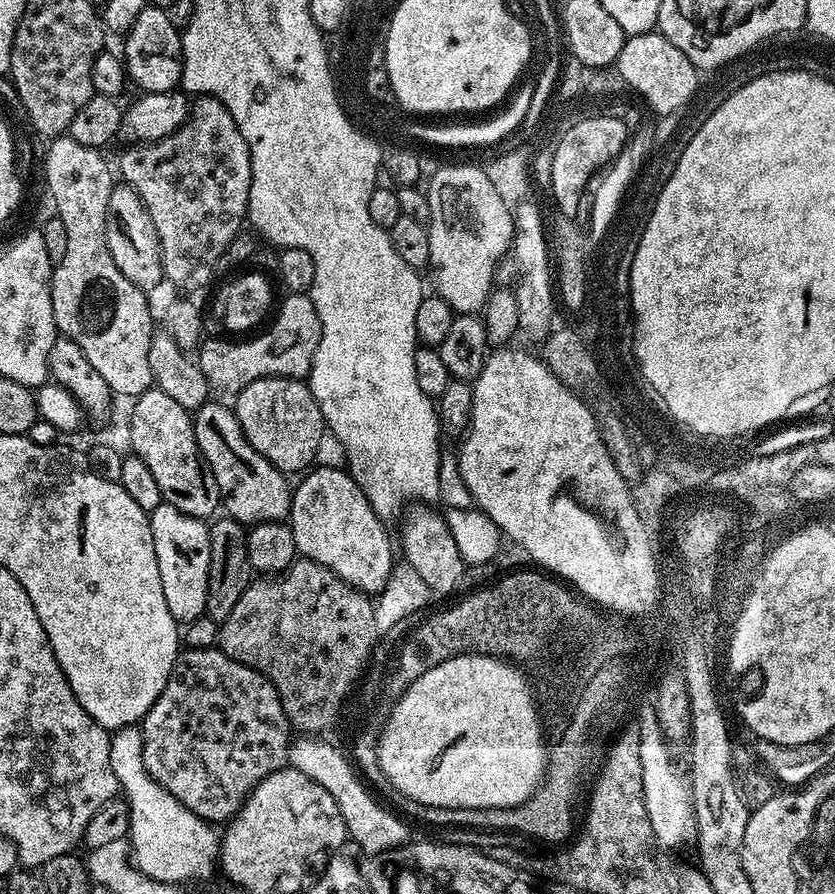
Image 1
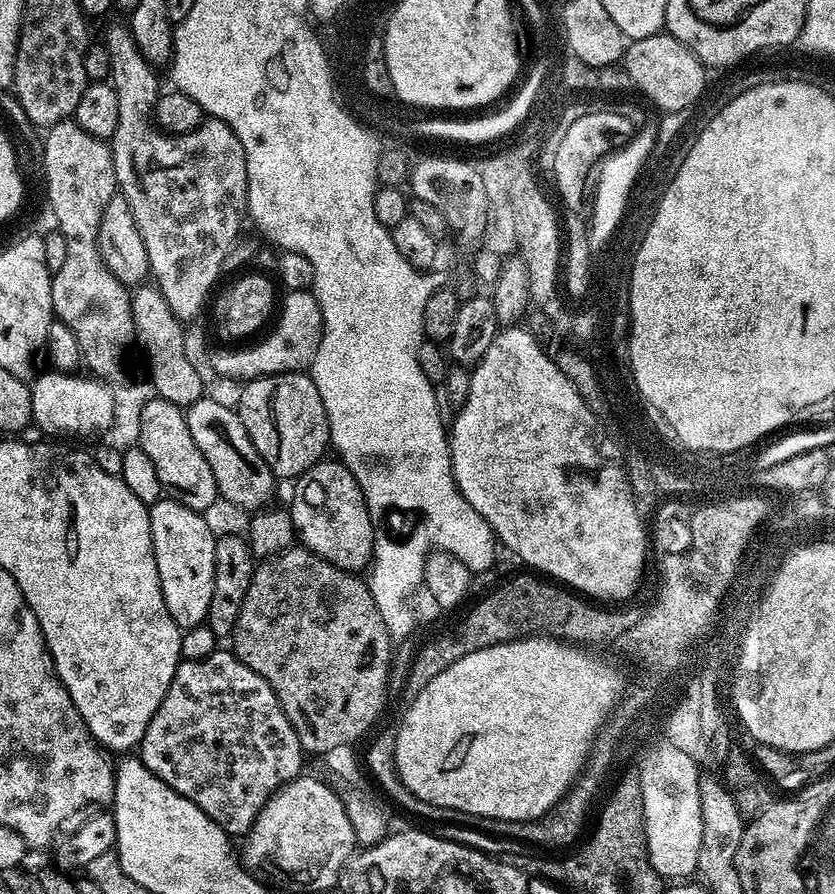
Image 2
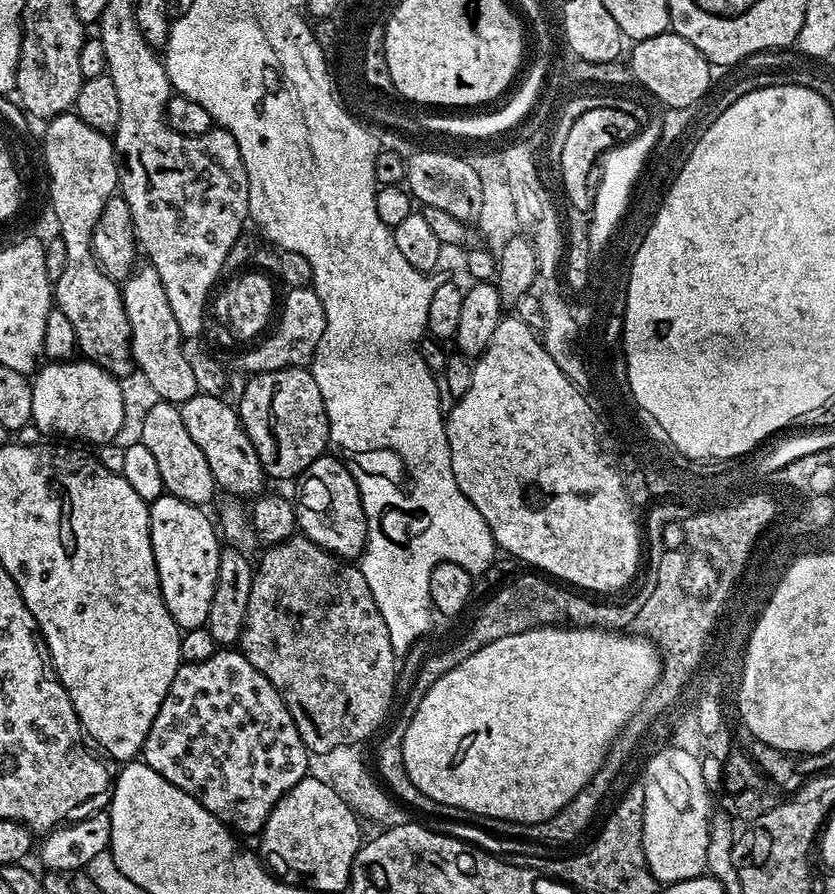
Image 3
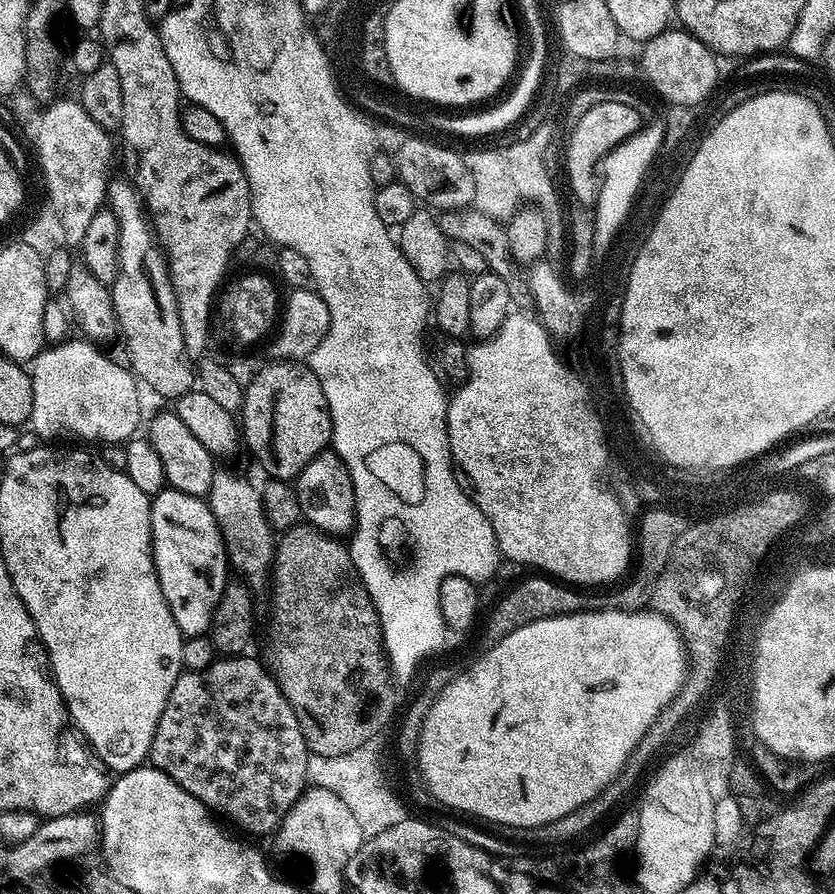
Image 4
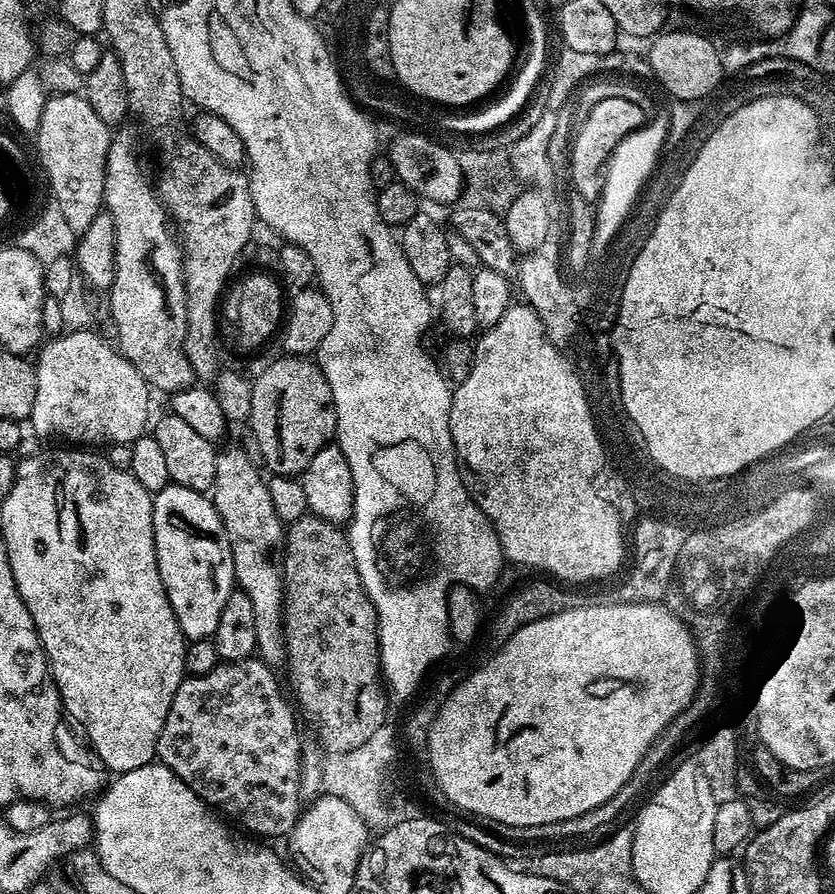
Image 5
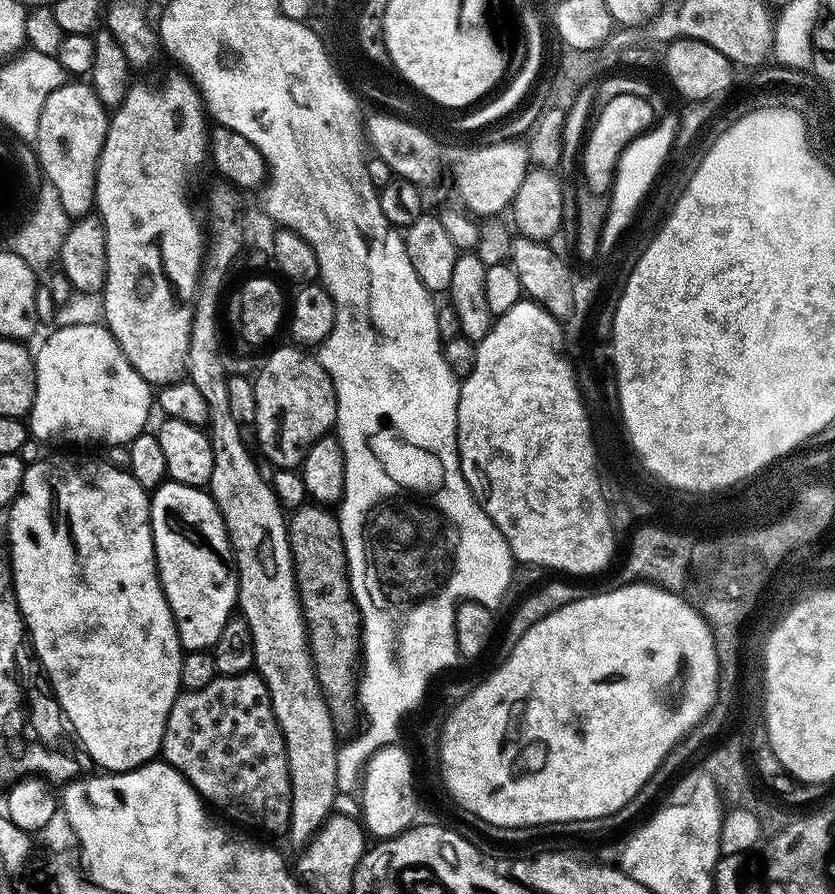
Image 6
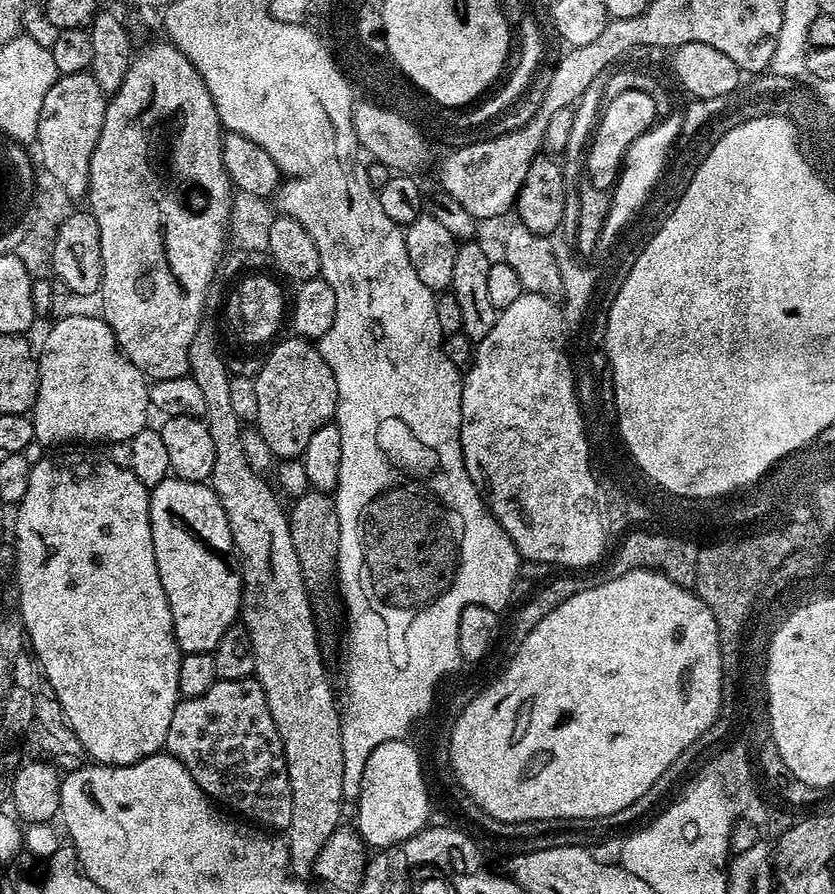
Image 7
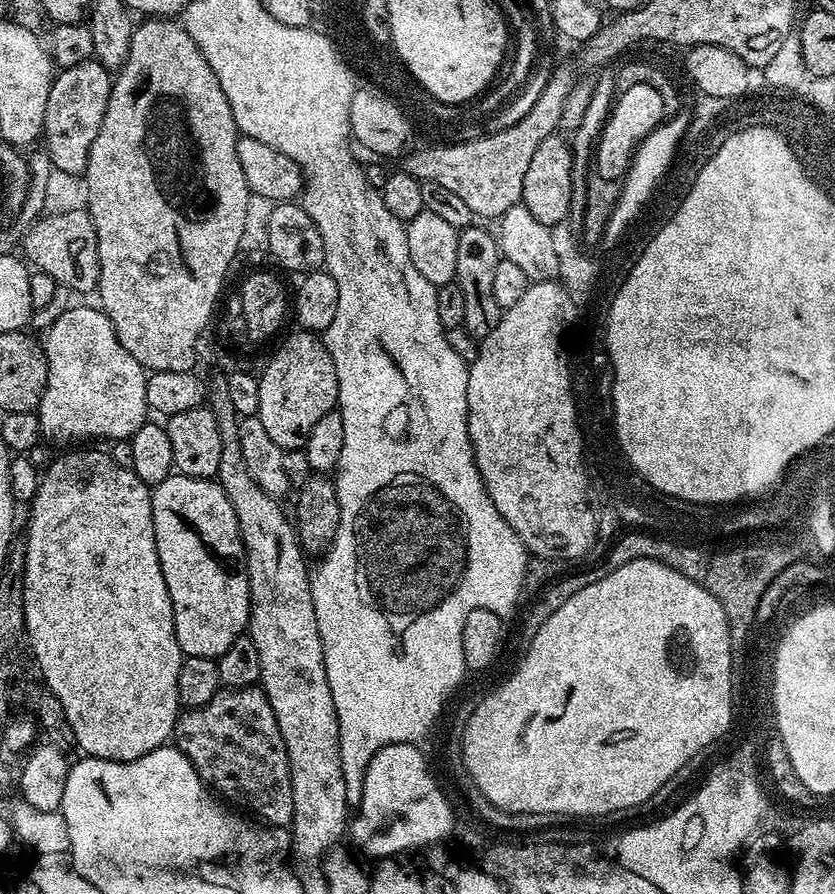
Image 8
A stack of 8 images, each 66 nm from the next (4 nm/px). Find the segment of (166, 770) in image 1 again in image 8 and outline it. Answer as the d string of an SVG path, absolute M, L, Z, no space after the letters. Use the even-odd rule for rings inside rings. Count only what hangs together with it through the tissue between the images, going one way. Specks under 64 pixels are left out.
M263 687L224 688L216 692L214 698L210 698L210 702L206 702L204 706L181 711L176 717L174 746L192 763L205 784L215 789L225 801L233 800L237 804L237 809L245 808L240 810L245 813L253 812L248 813L253 817L261 816L256 818L265 825L278 828L288 828L291 825L294 802L286 742L282 742L282 730L278 730L274 710L266 698Z

